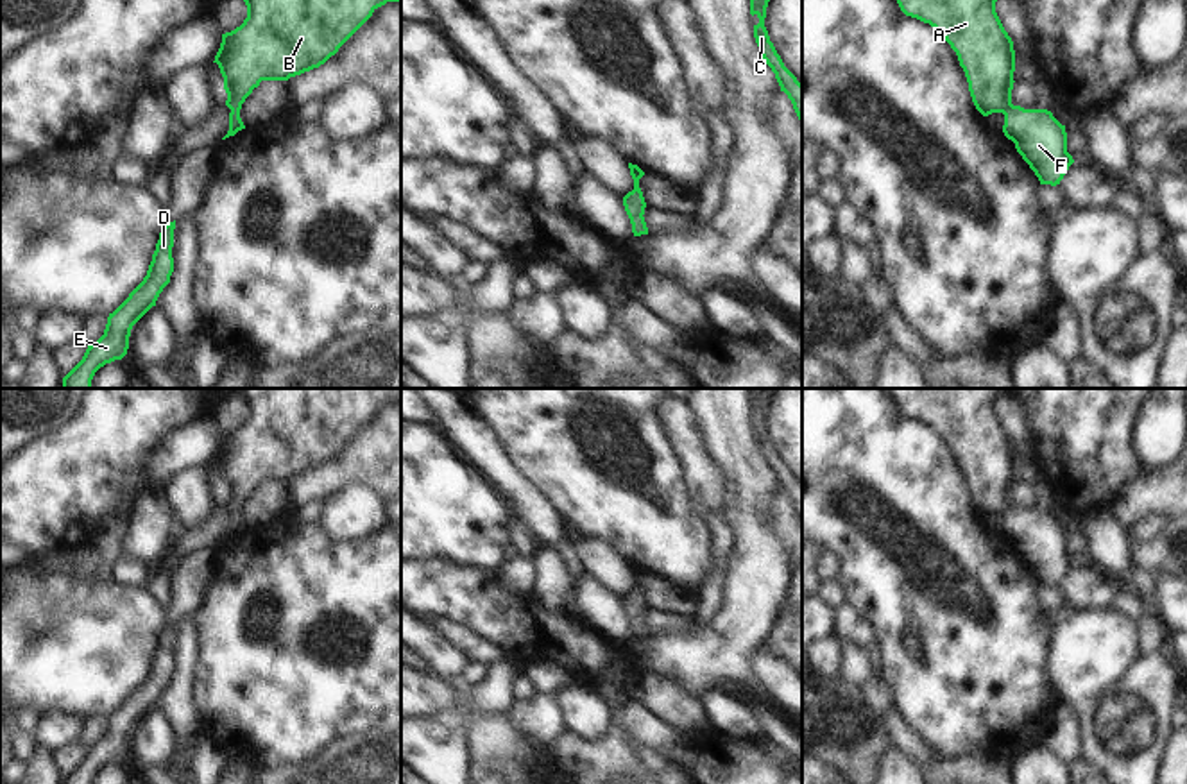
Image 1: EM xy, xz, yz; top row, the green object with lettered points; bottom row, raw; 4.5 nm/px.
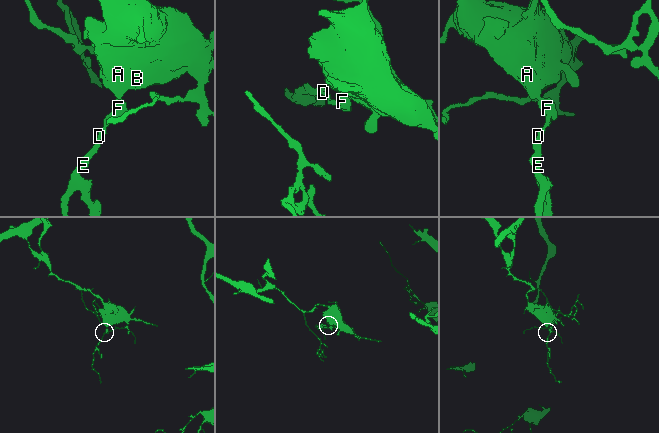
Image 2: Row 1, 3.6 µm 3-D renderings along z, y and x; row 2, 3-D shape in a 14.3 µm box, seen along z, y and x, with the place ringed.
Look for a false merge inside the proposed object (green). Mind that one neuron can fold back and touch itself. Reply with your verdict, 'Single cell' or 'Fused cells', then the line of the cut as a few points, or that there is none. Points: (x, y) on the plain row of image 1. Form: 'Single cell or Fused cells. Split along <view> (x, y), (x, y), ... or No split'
Single cell. No split

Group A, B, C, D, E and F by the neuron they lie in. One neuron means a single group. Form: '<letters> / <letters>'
A B C D E F

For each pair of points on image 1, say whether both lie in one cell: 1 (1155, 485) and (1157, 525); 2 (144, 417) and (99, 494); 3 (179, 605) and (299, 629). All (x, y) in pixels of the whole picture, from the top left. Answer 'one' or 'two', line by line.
1: two
2: one
3: two

